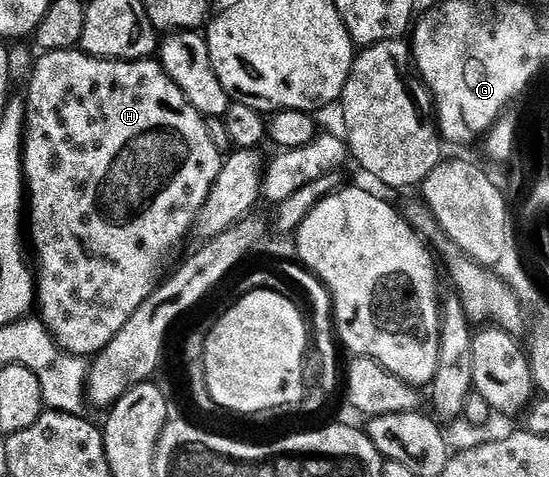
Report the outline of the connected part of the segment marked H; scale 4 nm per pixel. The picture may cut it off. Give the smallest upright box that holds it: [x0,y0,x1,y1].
[23,49,225,357]

